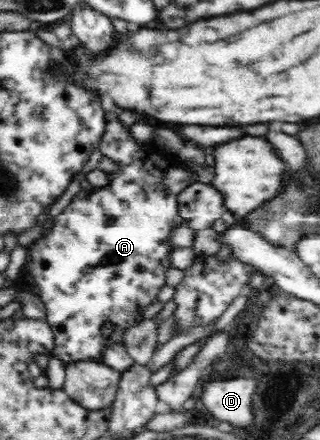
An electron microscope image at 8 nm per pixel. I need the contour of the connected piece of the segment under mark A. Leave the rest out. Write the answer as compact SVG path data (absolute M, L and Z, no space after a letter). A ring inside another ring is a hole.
M112 108L112 110L106 110L106 126L105 134L101 136L101 142L98 145L98 149L104 155L110 158L116 167L114 172L108 173L108 180L106 186L93 187L87 191L81 189L71 200L70 204L57 216L53 216L51 219L51 227L42 232L41 237L33 240L26 249L25 264L23 265L20 273L25 270L32 280L33 287L36 288L37 295L40 297L42 304L46 306L46 313L43 320L46 321L52 329L55 346L53 348L53 357L57 358L65 367L74 364L74 362L97 362L102 364L104 360L104 350L108 350L114 346L114 344L124 345L124 338L126 334L138 326L142 322L142 311L144 308L148 308L150 305L154 305L158 298L158 294L162 292L162 288L166 286L166 272L172 268L172 261L170 261L170 254L175 249L172 243L172 232L176 228L180 228L182 224L185 224L184 217L180 215L178 210L178 194L182 194L186 188L196 184L198 181L198 175L194 171L194 166L190 166L189 162L170 162L168 158L176 160L176 157L171 157L166 154L166 161L170 163L171 169L144 170L144 160L148 160L148 152L152 152L152 148L144 148L136 138L132 138L132 132L130 128L122 126L120 124L120 118L118 118L118 108ZM104 322L112 322L114 326L114 333L110 338L106 339L100 333L100 326Z

